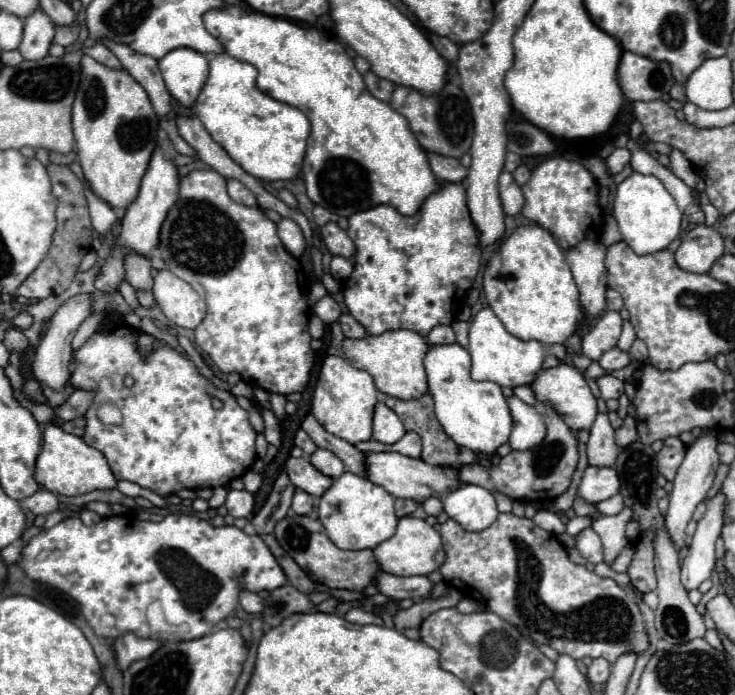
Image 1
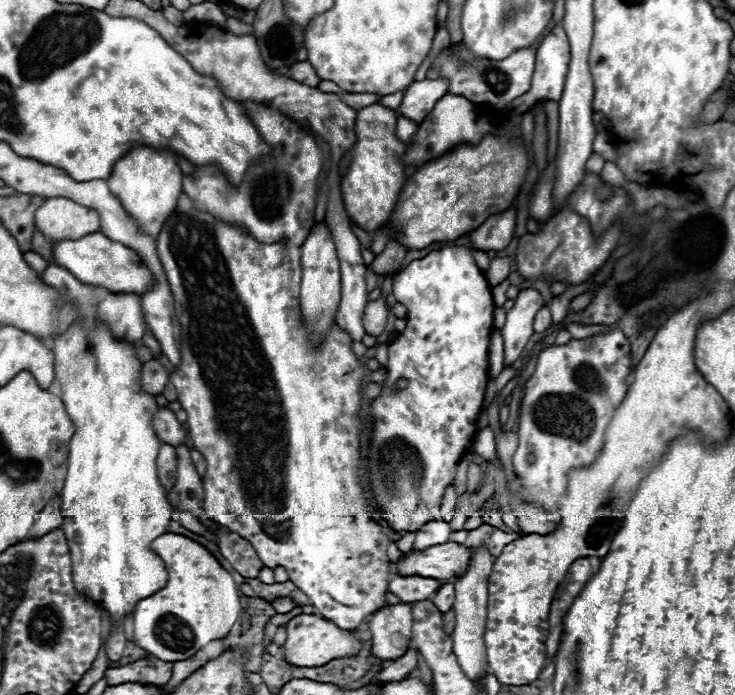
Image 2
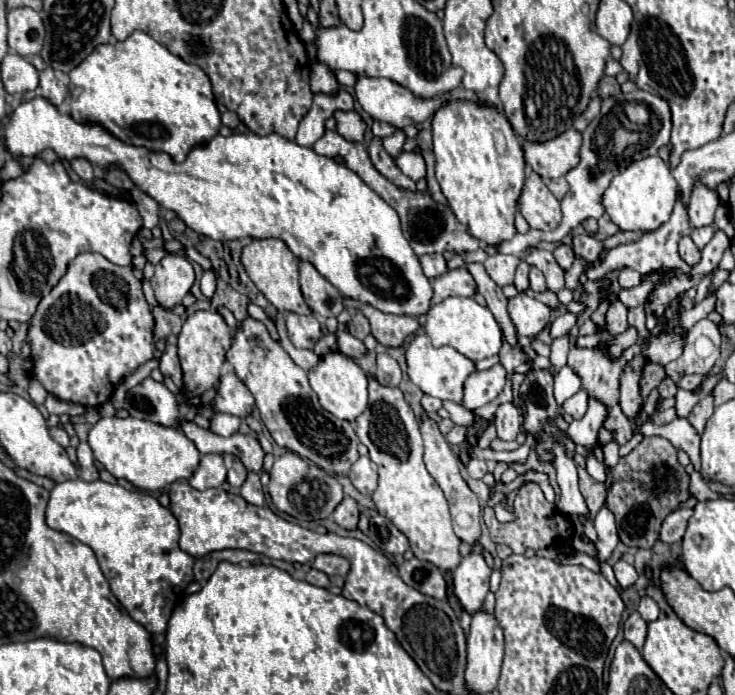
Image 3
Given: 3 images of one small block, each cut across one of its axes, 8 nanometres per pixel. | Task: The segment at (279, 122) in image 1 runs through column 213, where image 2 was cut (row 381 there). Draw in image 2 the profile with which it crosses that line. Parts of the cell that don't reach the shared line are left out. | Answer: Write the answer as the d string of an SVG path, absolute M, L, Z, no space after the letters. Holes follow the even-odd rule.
M50 264L44 272L42 272L42 280L54 288L60 290L60 296L70 296L70 298L76 298L78 304L80 304L80 310L82 310L82 322L80 324L74 324L70 326L62 336L58 336L54 340L54 370L56 370L56 380L60 382L60 388L62 388L62 400L64 400L64 406L66 406L66 412L68 416L72 416L72 424L76 424L76 432L72 434L72 440L70 440L70 454L68 454L68 474L66 474L66 480L64 480L64 488L62 488L62 502L60 502L60 510L62 510L62 516L64 516L64 534L68 538L68 548L70 548L70 558L72 558L72 580L74 580L74 588L86 596L86 600L94 602L98 608L102 608L106 614L108 614L108 620L110 624L120 624L128 614L132 614L134 606L156 594L168 580L168 574L166 574L166 566L164 562L160 560L160 556L156 556L156 552L152 550L152 542L162 536L166 532L166 526L172 522L172 510L170 510L170 504L168 504L168 498L166 498L166 490L164 486L160 484L158 480L158 472L156 472L156 456L158 456L158 450L160 450L160 440L150 424L152 420L152 414L156 412L156 400L152 394L146 394L140 390L140 384L138 384L138 378L140 378L140 366L142 362L134 356L134 346L124 342L124 340L114 340L108 332L106 326L98 326L94 328L94 318L96 318L96 302L94 302L94 286L90 284L82 284L80 280L76 280L66 268L60 268L56 264Z

